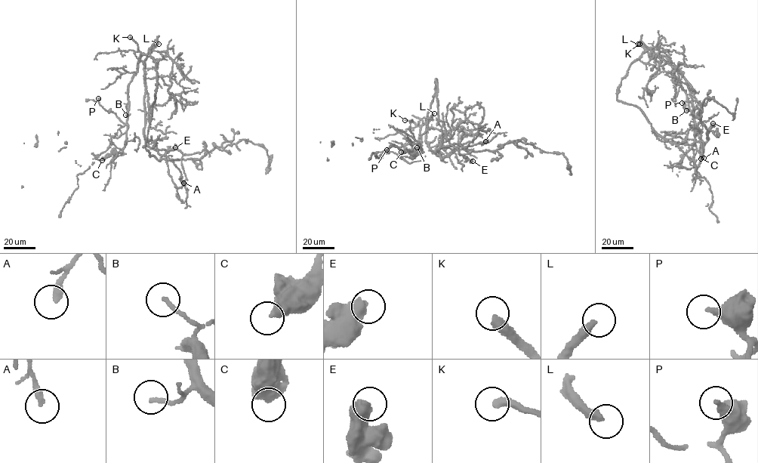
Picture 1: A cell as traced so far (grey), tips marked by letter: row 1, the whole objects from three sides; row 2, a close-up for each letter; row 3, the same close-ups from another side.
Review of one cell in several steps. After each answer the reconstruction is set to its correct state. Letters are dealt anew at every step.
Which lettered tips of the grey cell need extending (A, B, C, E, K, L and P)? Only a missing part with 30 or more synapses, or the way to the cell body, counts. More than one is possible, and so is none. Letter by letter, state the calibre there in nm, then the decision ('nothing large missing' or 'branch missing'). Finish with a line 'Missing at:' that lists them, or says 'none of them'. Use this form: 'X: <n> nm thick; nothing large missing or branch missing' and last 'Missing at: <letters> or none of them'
A: 320 nm thick; nothing large missing
B: 160 nm thick; nothing large missing
C: 600 nm thick; nothing large missing
E: 600 nm thick; nothing large missing
K: 380 nm thick; branch missing
L: 340 nm thick; branch missing
P: 320 nm thick; nothing large missing
Missing at: K, L

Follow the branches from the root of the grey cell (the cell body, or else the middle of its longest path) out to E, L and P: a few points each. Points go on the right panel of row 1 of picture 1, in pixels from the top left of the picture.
E: (625, 75), (617, 100), (636, 106), (654, 130), (672, 144), (704, 143), (713, 123)
L: (625, 75), (630, 65), (647, 49), (642, 41), (638, 44)
P: (625, 75), (650, 50), (675, 69), (689, 110), (701, 117), (682, 103)

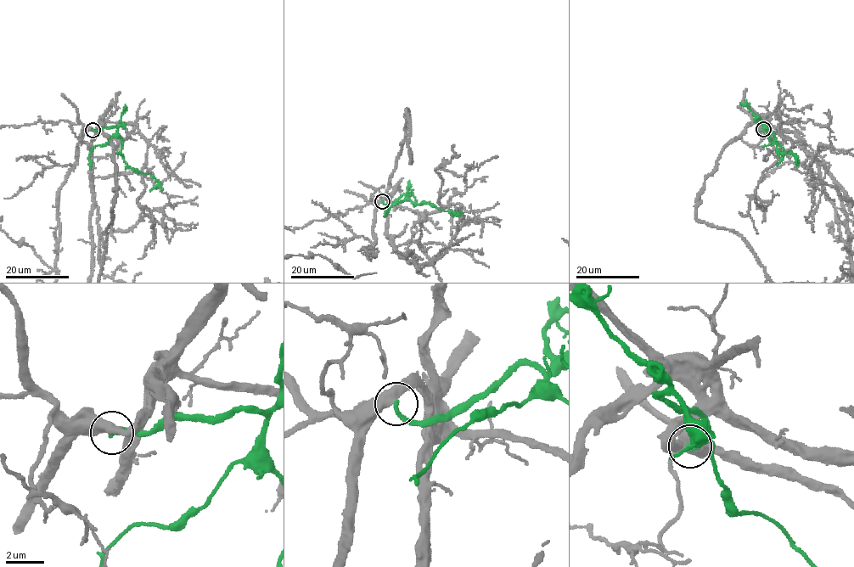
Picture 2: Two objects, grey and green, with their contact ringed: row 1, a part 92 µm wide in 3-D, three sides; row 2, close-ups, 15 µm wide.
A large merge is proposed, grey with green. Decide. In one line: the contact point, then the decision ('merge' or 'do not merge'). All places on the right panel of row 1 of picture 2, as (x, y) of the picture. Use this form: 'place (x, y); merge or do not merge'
place (763, 129); do not merge

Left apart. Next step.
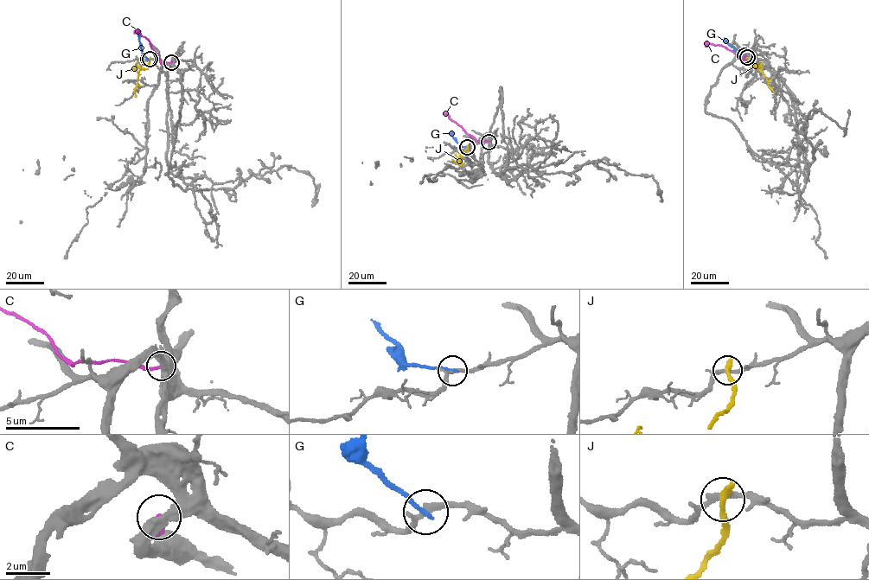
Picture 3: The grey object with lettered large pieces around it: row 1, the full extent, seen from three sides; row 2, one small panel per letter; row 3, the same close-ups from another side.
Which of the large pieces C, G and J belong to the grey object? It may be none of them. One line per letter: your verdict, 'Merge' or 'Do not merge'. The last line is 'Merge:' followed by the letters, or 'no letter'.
C: Do not merge
G: Do not merge
J: Do not merge
Merge: no letter

